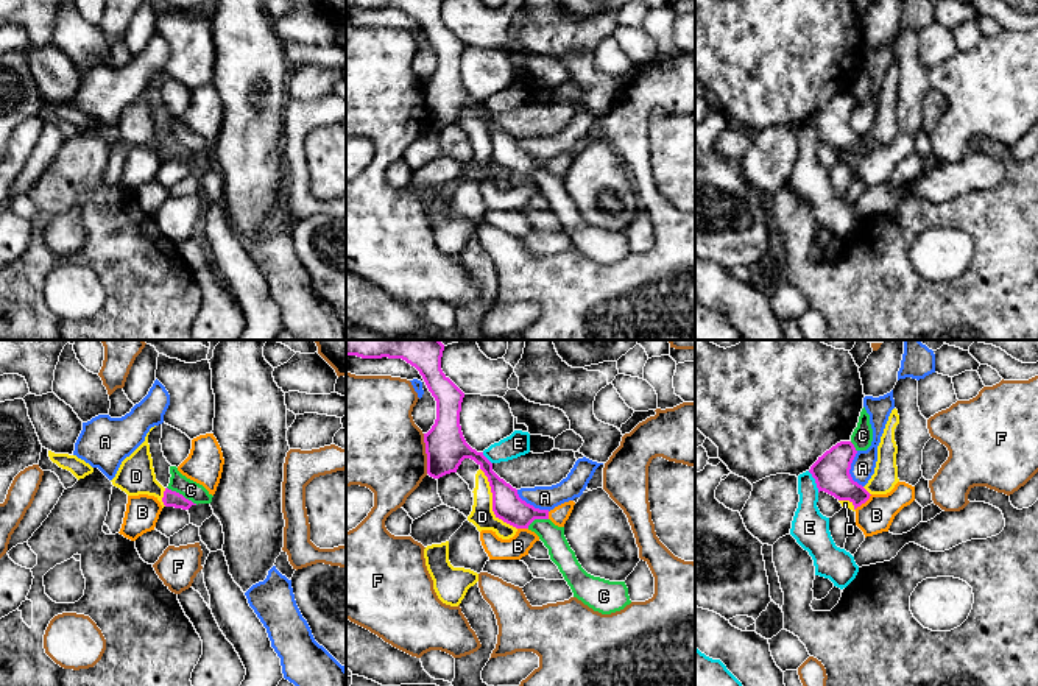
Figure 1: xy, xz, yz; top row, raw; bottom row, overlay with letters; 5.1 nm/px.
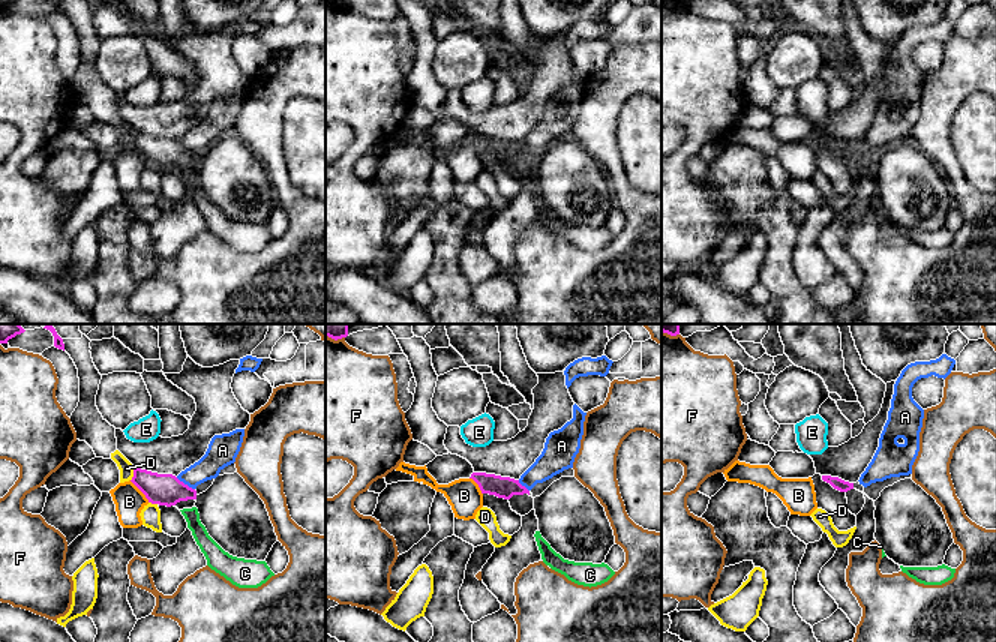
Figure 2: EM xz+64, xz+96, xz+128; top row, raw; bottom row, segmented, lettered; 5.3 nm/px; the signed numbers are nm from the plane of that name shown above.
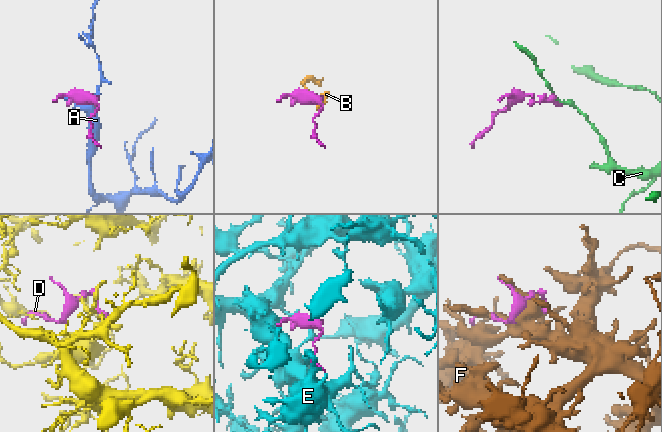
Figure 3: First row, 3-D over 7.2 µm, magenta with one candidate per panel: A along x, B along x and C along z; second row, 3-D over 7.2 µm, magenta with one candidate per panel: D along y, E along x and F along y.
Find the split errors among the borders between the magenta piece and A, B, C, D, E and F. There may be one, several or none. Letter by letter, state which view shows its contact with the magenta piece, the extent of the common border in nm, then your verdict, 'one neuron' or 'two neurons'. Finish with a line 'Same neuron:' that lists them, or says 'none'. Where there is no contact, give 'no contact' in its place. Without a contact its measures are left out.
A: contact in yz; length 190 nm; two neurons
B: contact in yz; length 120 nm; one neuron
C: contact in xy; length 180 nm; two neurons
D: contact in xz; length 380 nm; two neurons
E: contact in yz; length 130 nm; two neurons
F: contact in xz; length 200 nm; two neurons
Same neuron: B

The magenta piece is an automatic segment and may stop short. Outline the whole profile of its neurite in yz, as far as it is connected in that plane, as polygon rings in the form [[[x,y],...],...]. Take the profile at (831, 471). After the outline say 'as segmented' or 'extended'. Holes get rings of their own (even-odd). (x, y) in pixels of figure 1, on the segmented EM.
[[[840,441],[810,466],[818,493],[849,500],[856,510],[856,525],[865,538],[888,532],[895,516],[915,500],[915,486],[898,482],[887,494],[870,494],[853,480],[849,469],[857,451],[851,441]]]; extended

